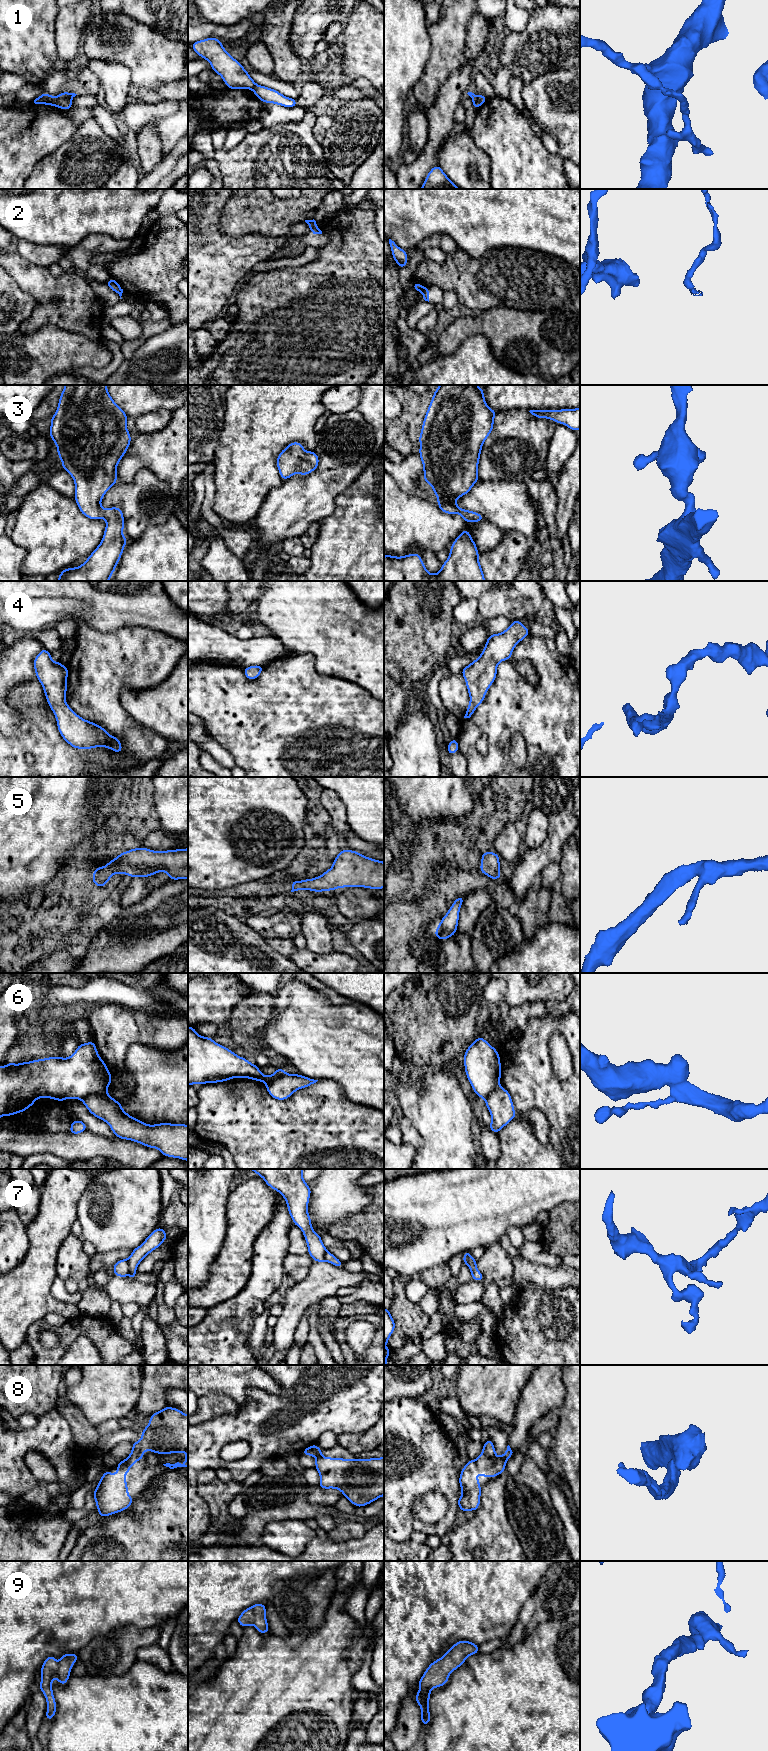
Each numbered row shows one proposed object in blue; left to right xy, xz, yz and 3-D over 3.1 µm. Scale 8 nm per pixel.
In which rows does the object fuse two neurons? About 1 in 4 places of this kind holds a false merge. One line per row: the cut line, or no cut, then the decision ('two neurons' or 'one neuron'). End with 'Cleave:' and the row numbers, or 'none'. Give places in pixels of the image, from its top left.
1: yz (476, 95), (478, 106) | two neurons
2: yz (425, 288), (422, 292) | two neurons
3: no cut | one neuron
4: no cut | one neuron
5: no cut | one neuron
6: xy (106, 1090), (100, 1093), (90, 1093), (81, 1099) | two neurons
7: xy (127, 1259), (129, 1273) | two neurons
8: no cut | one neuron
9: no cut | one neuron
Cleave: 1, 2, 6, 7

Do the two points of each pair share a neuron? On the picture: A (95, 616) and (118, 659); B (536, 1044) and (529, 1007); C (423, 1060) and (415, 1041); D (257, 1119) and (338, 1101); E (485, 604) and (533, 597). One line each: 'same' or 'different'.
A: different
B: different
C: same
D: same
E: same

